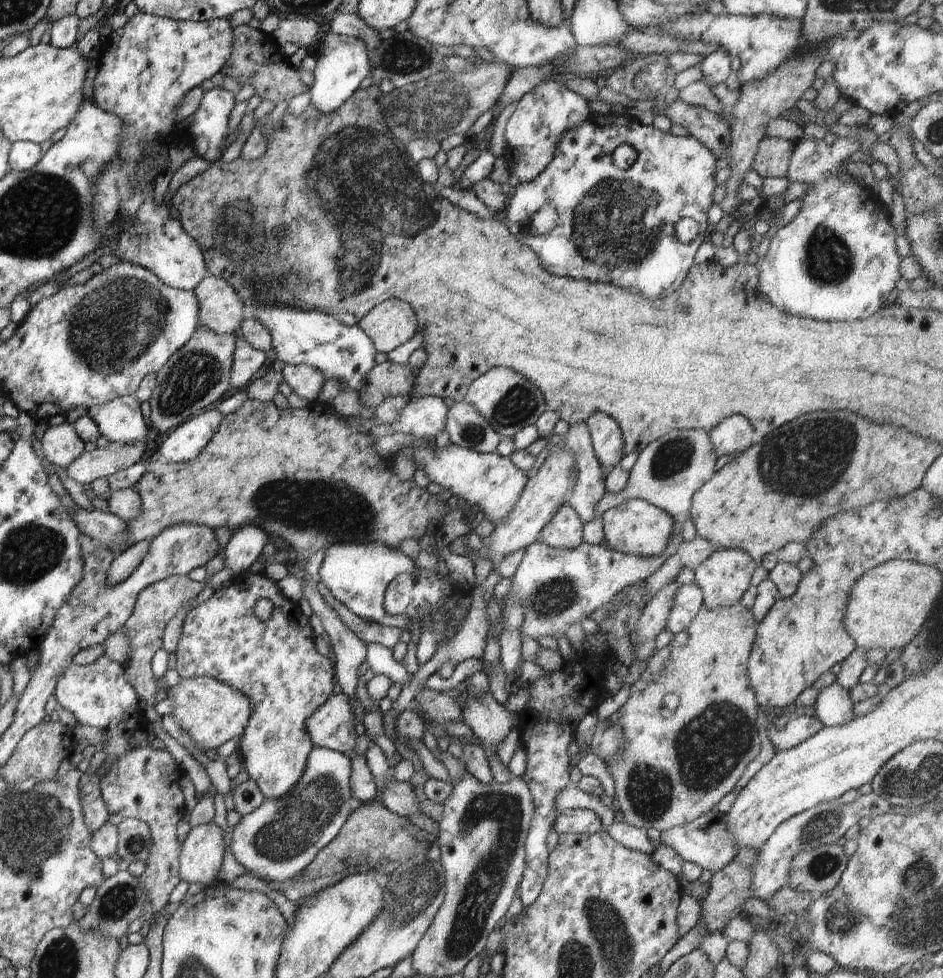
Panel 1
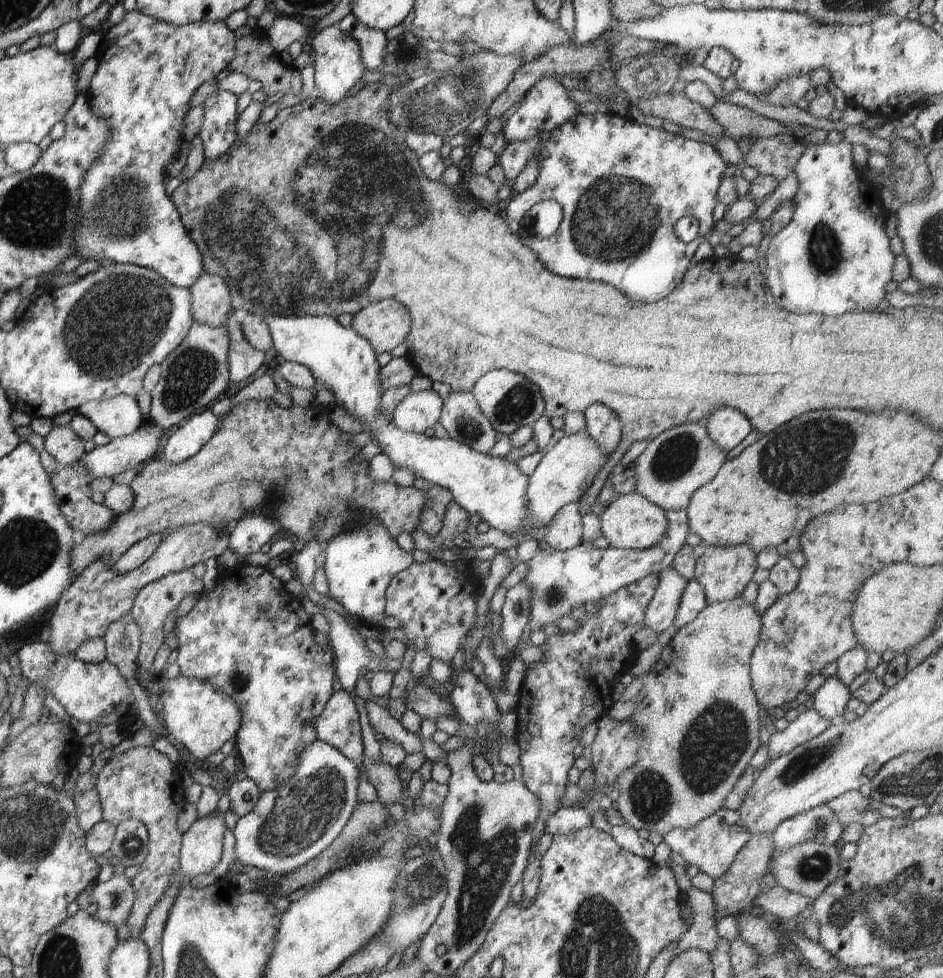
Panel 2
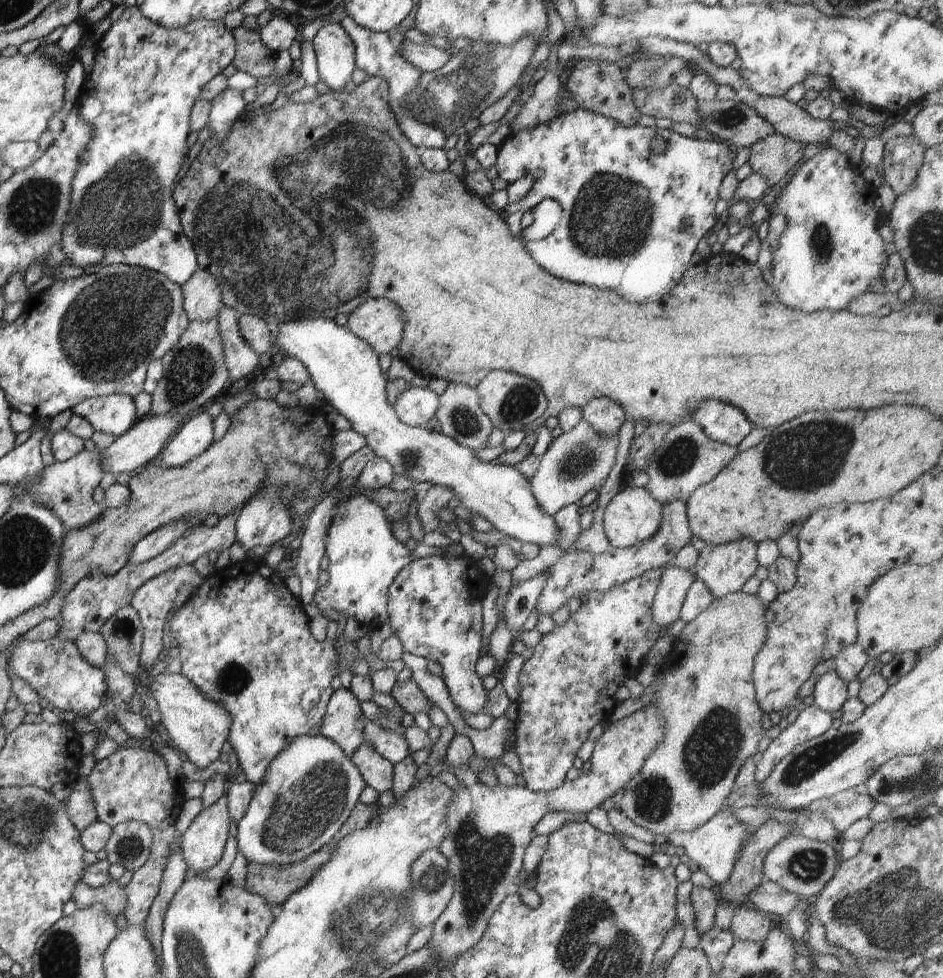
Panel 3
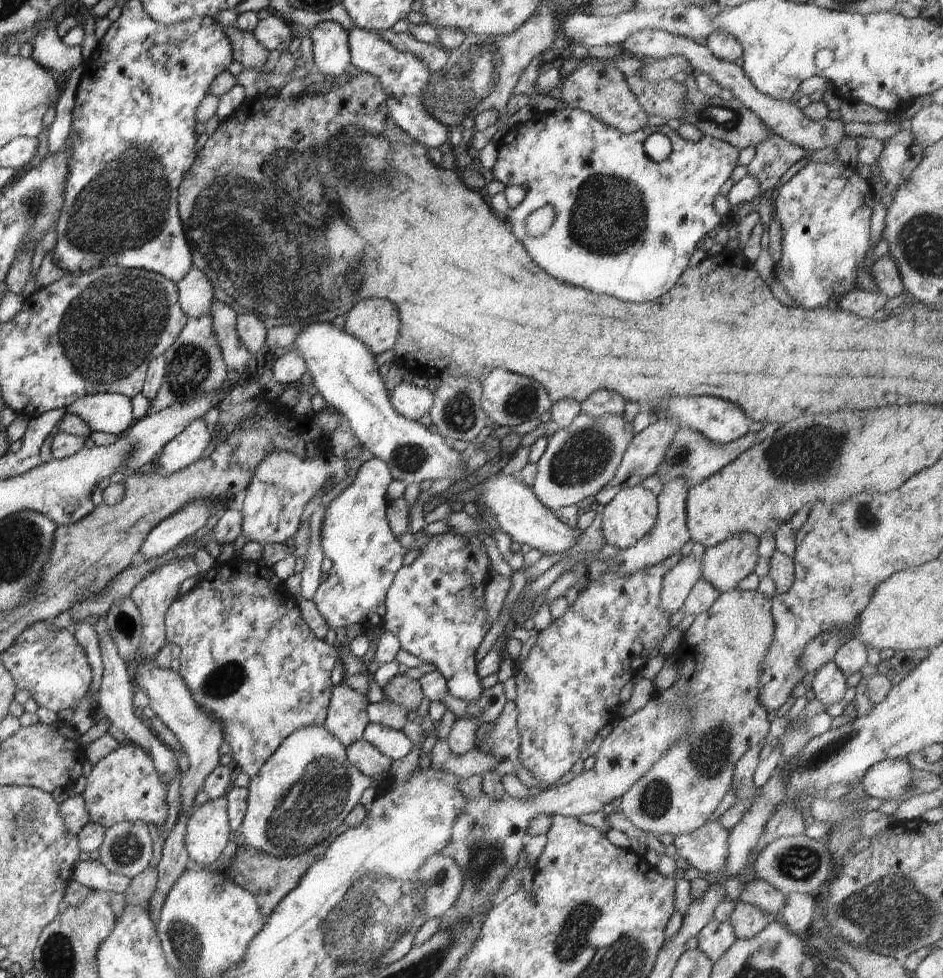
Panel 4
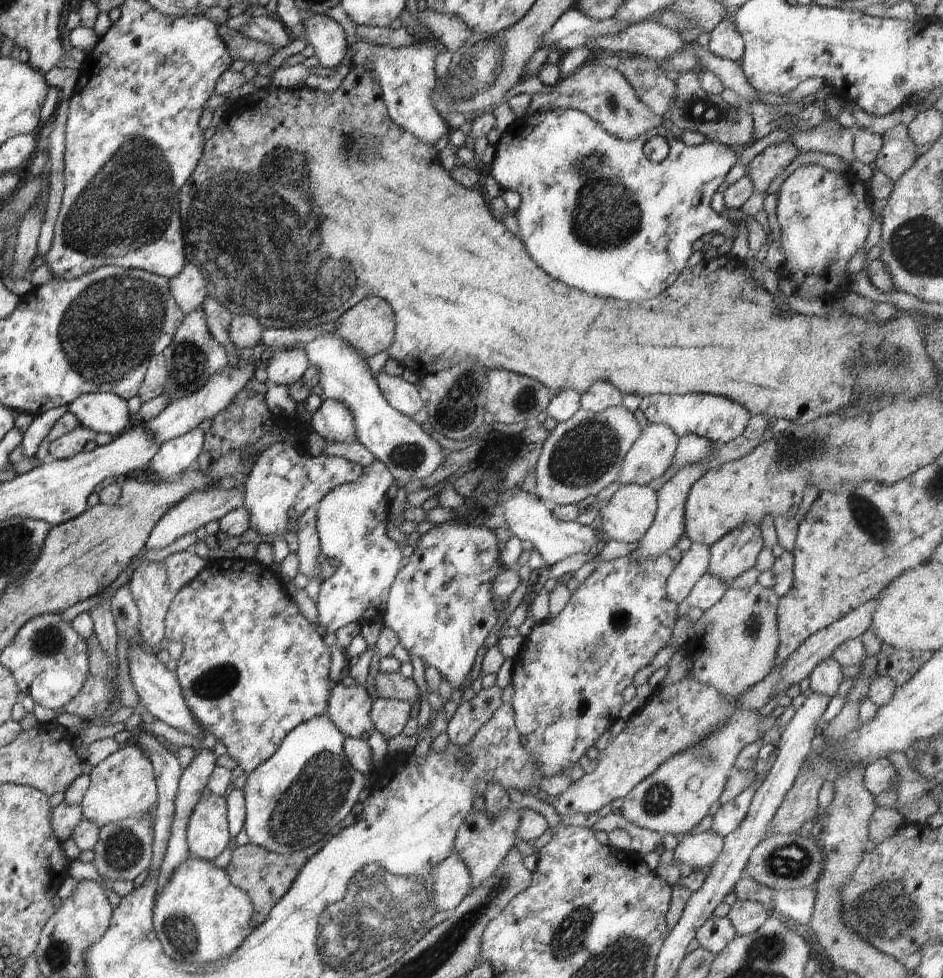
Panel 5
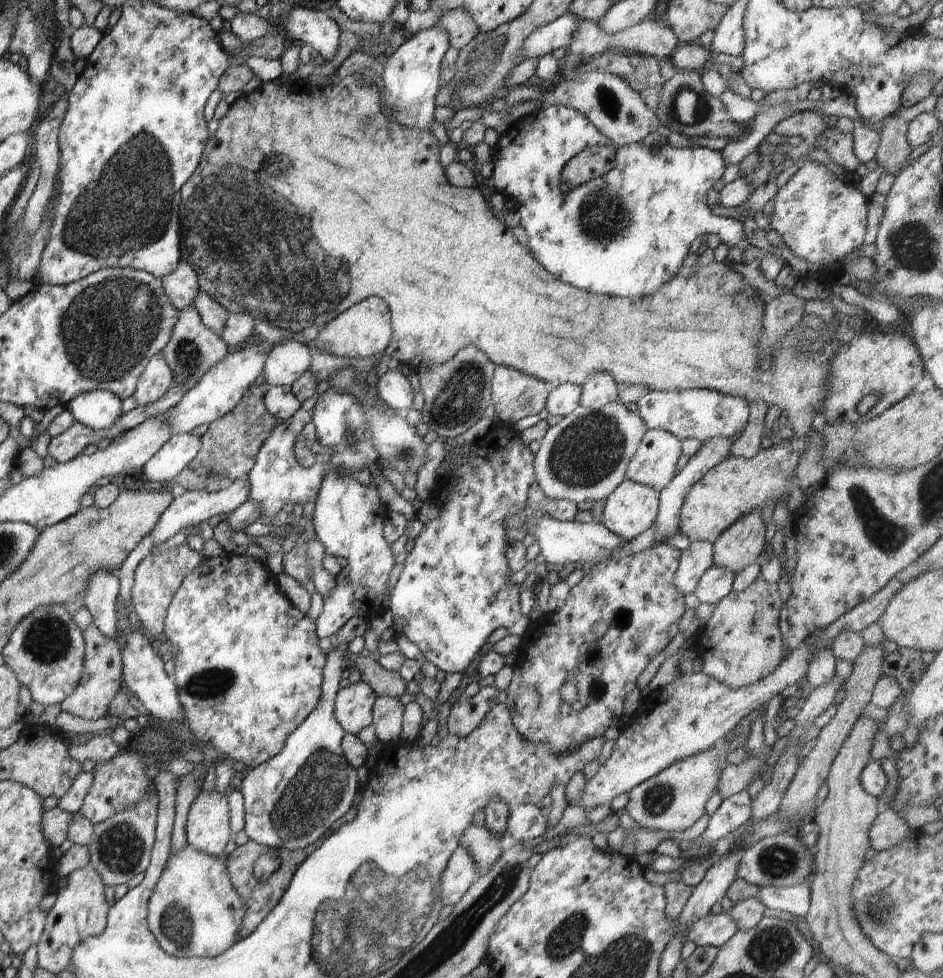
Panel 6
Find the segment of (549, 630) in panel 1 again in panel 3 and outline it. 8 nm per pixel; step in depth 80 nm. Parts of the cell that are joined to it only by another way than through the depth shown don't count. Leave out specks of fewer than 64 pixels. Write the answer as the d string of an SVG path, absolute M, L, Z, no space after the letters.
M672 501L662 504L662 520L658 532L640 544L627 549L617 549L614 552L606 551L602 554L587 553L586 551L568 550L568 553L558 560L546 575L546 584L537 602L540 614L555 613L560 607L576 596L584 598L588 593L604 592L614 585L622 584L627 580L640 576L650 569L664 568L670 565L676 554L691 542L691 533L687 508L684 501Z

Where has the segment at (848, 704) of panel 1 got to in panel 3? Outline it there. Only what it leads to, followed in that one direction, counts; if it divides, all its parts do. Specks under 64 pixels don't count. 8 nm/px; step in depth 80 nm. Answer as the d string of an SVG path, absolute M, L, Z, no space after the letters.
M834 668L818 677L813 691L814 702L827 713L842 710L849 699L847 682L844 682Z

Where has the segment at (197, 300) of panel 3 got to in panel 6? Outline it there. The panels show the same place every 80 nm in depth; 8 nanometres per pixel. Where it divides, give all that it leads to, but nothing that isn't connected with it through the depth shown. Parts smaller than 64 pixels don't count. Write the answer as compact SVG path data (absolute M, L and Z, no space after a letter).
M184 260L161 278L164 292L174 308L181 311L192 304L193 298L200 292L198 278L198 272Z

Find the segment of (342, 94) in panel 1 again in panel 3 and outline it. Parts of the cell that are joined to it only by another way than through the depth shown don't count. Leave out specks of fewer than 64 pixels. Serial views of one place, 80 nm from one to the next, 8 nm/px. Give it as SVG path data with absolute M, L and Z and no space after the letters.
M340 22L322 26L313 38L313 48L319 77L330 91L344 89L357 66L354 43Z

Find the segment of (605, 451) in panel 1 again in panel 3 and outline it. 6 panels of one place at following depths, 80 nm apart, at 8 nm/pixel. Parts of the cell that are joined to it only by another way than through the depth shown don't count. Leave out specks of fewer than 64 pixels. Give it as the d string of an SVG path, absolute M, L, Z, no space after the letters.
M598 397L588 401L581 408L583 419L601 435L614 436L618 434L622 423L627 418L620 404L608 397Z

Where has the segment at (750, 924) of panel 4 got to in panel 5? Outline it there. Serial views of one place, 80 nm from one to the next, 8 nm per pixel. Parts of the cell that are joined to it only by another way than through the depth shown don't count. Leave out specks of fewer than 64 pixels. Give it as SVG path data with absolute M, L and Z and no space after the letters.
M738 899L728 911L732 926L738 936L753 933L762 926L772 913L756 901L742 901Z

